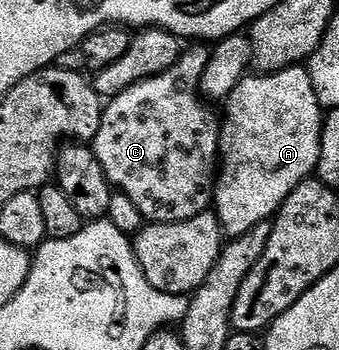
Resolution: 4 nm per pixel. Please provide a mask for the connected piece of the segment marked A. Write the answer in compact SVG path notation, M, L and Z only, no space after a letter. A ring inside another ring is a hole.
M301 65L246 75L224 100L223 107L221 154L211 207L221 222L222 232L232 237L247 233L260 223L270 222L293 190L316 172L321 156L323 108L319 97L315 97L315 85L311 85L308 70Z

